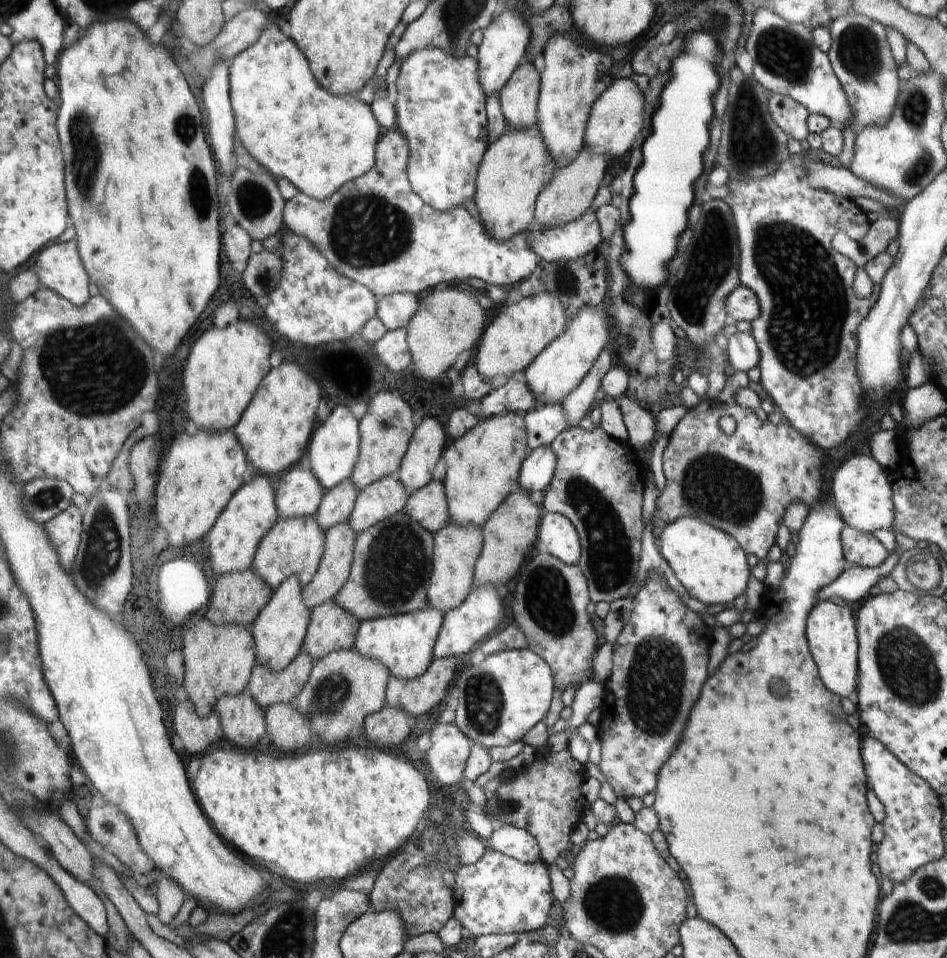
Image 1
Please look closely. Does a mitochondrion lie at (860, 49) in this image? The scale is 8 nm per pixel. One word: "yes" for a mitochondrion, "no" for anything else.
yes

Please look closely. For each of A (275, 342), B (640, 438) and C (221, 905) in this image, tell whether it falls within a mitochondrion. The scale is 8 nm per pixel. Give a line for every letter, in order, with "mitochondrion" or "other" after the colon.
A: other
B: other
C: other

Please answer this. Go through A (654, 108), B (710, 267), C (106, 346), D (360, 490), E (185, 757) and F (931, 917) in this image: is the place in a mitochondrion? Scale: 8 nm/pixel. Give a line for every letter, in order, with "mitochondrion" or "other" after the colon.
A: other
B: mitochondrion
C: mitochondrion
D: other
E: other
F: mitochondrion

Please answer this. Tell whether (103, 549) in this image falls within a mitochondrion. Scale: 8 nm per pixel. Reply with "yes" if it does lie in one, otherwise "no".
yes

